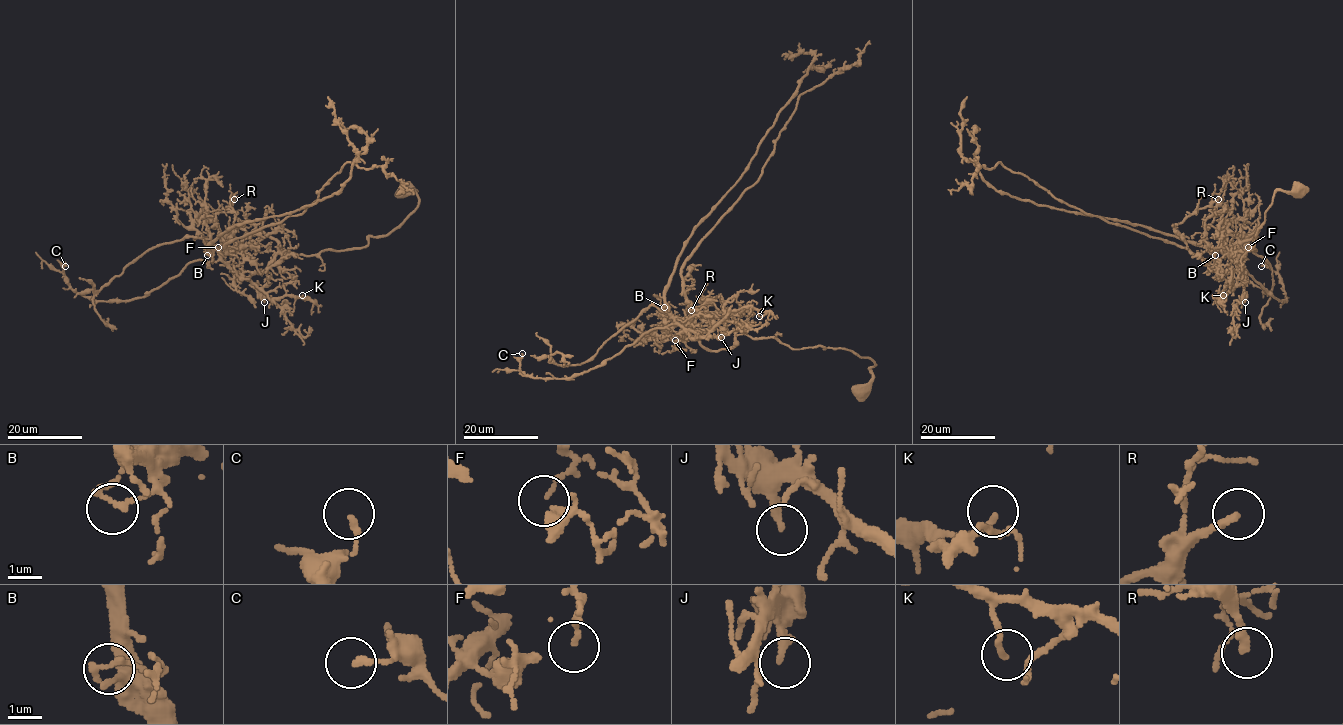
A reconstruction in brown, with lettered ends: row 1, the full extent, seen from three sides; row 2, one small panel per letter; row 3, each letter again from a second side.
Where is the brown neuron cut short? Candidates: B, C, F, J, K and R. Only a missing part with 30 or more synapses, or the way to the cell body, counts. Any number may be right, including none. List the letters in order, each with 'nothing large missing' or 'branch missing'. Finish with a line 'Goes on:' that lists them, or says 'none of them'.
B: nothing large missing
C: nothing large missing
F: nothing large missing
J: nothing large missing
K: nothing large missing
R: branch missing
Goes on: R

